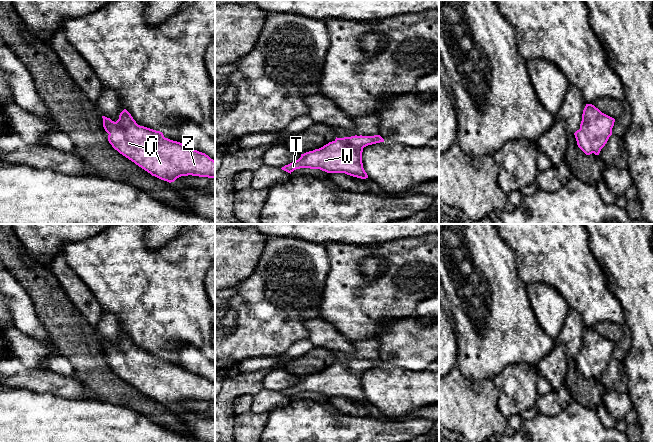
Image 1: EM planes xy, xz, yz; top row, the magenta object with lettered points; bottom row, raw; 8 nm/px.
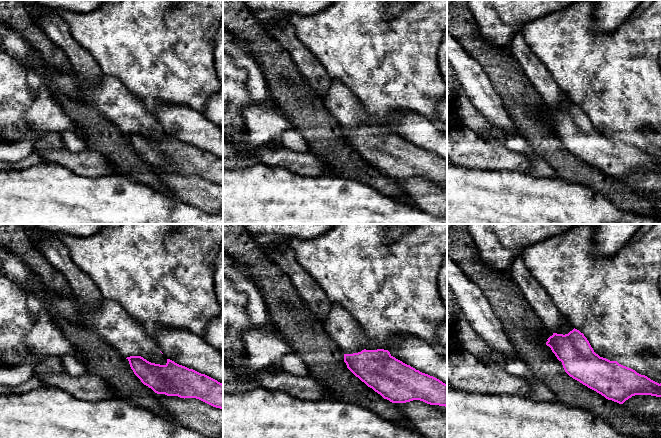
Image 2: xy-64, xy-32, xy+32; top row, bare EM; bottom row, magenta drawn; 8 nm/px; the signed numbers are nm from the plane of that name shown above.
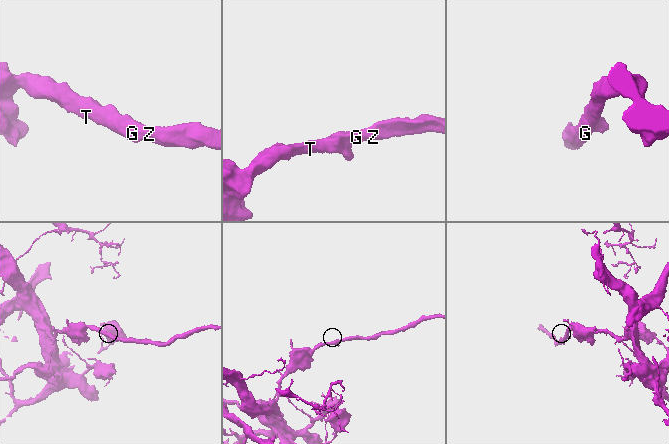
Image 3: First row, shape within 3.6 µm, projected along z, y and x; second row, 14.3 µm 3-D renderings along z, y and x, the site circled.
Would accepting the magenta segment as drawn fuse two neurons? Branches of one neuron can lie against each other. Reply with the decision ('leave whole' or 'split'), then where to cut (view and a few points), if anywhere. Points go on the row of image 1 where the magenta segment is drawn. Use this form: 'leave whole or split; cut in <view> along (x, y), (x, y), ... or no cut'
leave whole; no cut

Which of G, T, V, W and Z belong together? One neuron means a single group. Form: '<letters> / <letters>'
G T V W Z

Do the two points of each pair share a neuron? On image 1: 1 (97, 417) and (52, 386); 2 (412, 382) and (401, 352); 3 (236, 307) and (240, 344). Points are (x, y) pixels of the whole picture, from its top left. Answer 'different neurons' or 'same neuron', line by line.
1: different neurons
2: different neurons
3: same neuron

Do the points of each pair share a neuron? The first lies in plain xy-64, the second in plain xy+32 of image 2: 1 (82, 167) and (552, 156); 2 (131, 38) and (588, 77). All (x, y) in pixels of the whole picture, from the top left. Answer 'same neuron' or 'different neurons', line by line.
1: different neurons
2: same neuron

